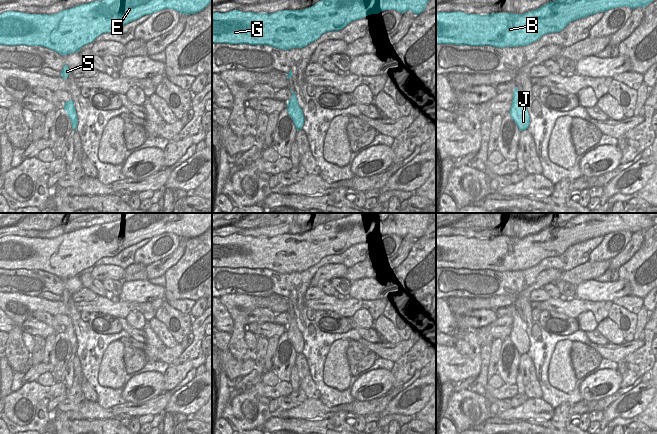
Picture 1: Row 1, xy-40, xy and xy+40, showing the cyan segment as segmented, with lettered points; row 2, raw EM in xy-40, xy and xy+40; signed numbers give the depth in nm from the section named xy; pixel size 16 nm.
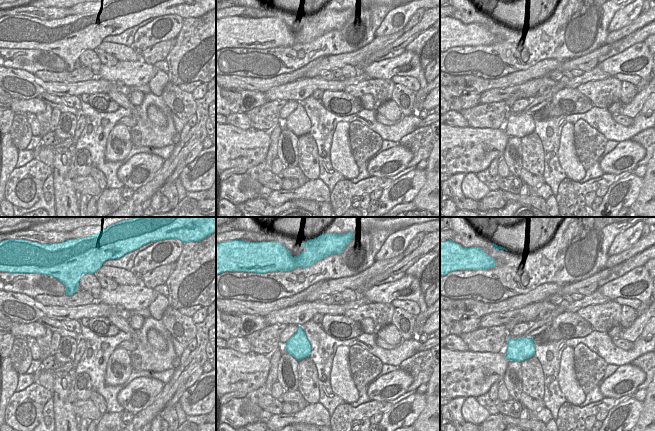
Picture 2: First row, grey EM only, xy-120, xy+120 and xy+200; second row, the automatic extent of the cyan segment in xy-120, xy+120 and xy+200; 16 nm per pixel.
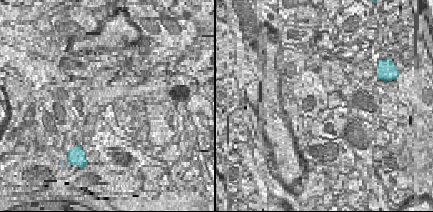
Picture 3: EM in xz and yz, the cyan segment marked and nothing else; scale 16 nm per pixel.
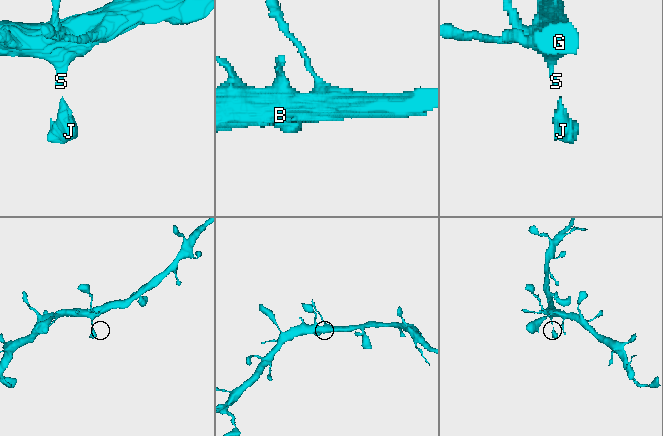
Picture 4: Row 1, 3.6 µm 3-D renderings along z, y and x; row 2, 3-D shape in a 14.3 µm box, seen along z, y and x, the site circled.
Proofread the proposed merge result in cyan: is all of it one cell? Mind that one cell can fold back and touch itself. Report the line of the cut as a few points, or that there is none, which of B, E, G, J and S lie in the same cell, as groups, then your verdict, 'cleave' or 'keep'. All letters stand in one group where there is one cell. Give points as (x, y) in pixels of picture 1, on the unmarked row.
no cut | B E G J S | keep

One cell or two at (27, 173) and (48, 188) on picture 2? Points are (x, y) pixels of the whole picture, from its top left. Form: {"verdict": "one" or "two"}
{"verdict": "two"}

